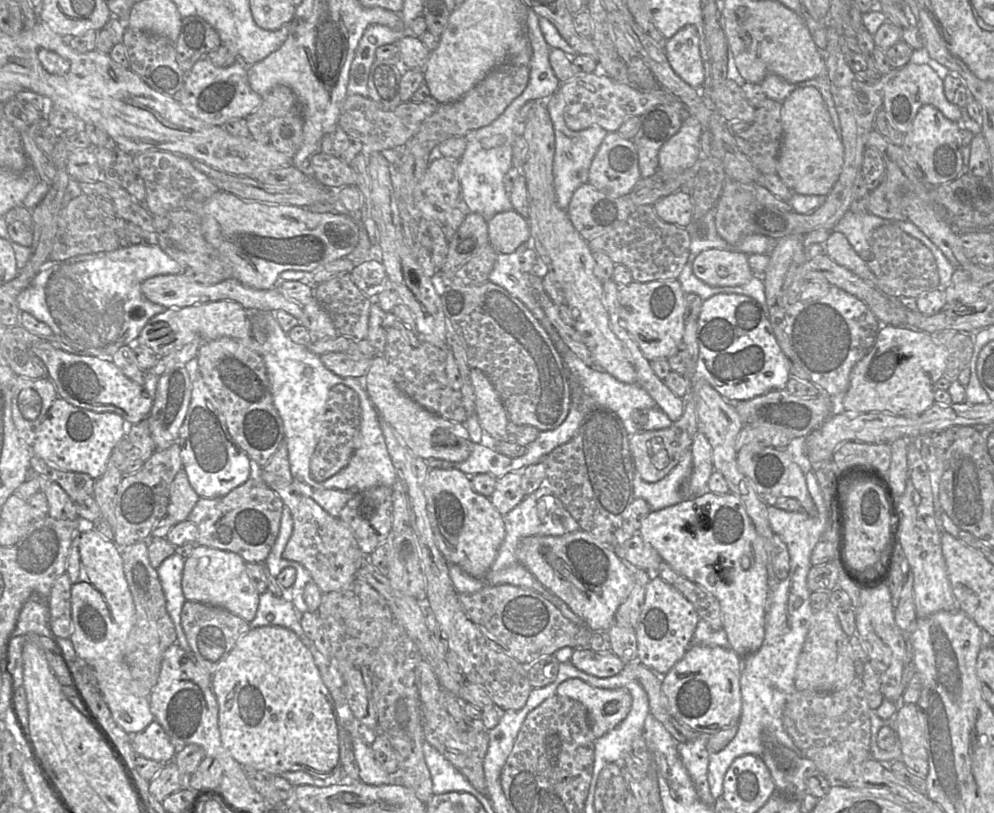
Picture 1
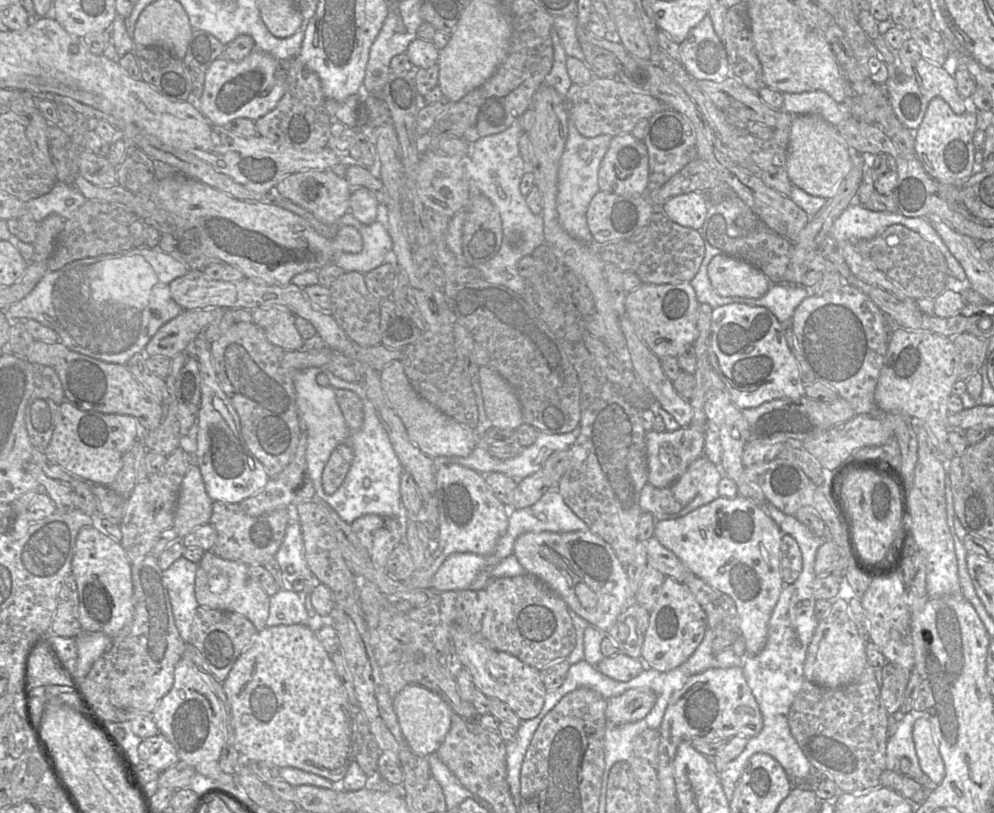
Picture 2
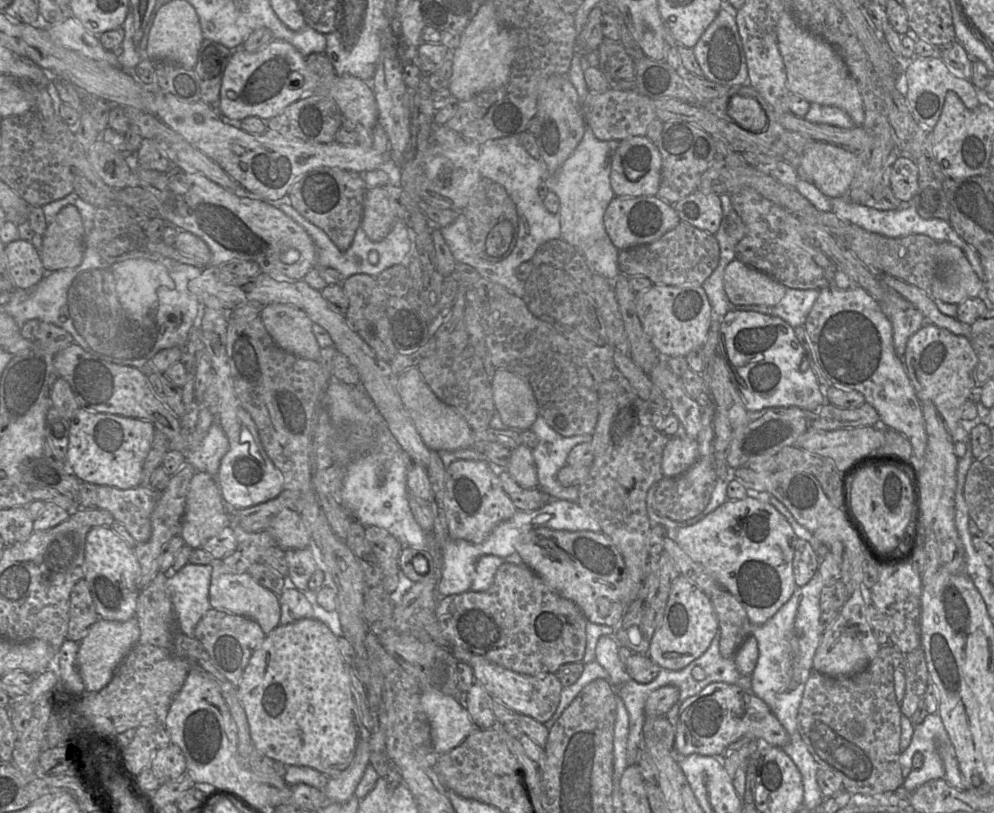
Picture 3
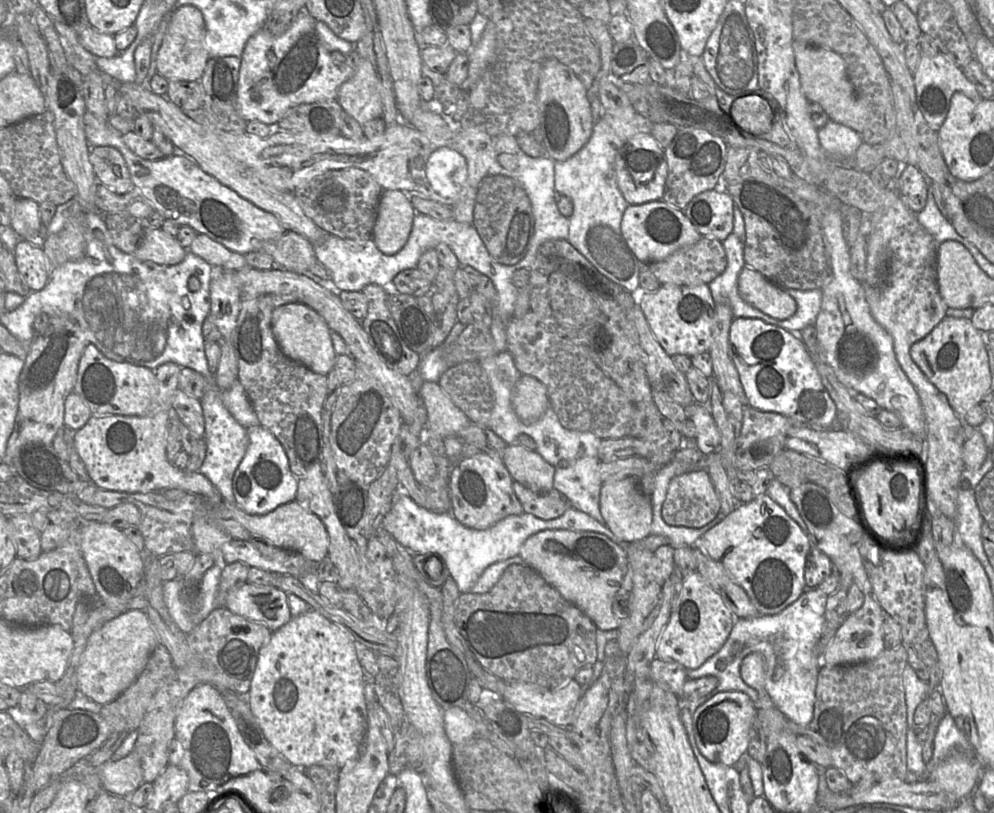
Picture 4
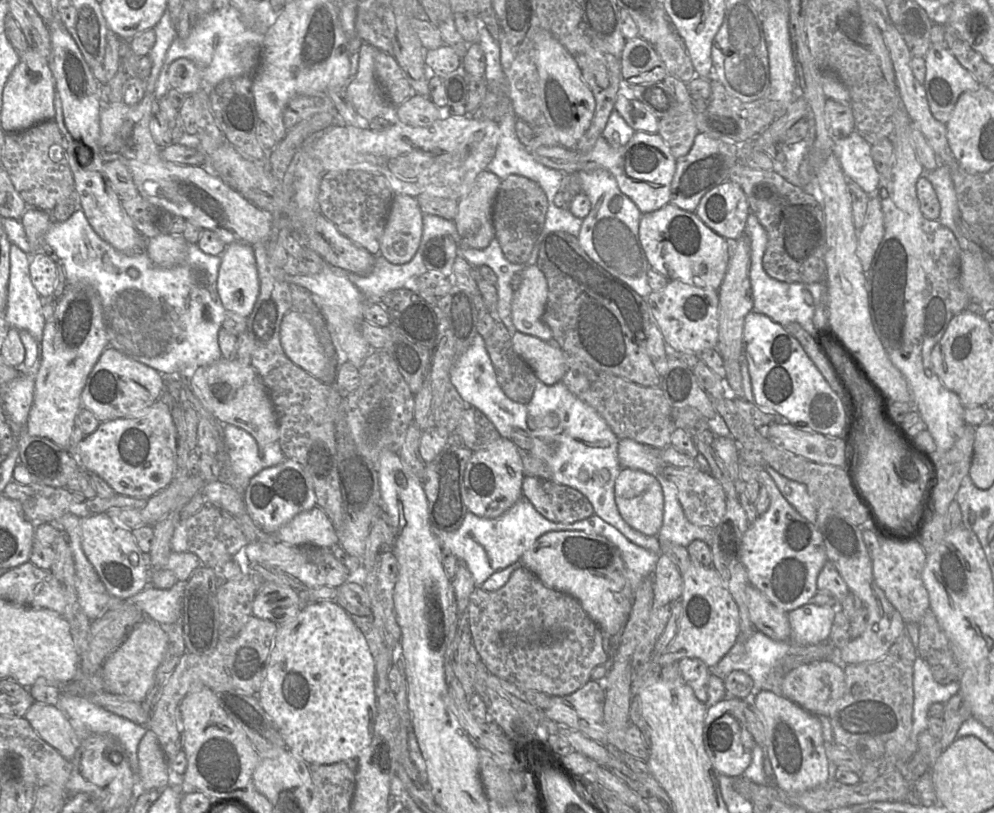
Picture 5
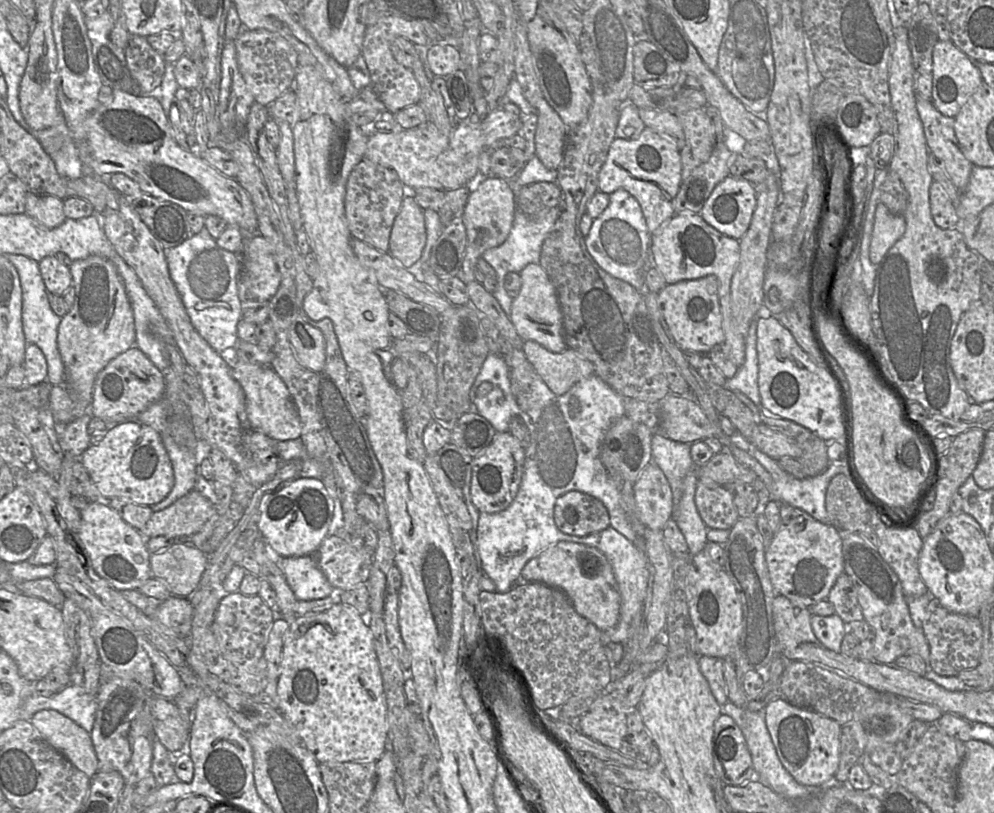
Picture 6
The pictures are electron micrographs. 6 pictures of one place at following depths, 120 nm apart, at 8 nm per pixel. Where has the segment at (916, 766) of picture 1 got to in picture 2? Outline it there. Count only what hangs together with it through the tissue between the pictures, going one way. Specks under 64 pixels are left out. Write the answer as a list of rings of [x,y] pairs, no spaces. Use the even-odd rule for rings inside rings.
[[[921,717],[915,721],[912,738],[921,770],[933,783],[940,784],[945,775],[945,767],[927,719]]]

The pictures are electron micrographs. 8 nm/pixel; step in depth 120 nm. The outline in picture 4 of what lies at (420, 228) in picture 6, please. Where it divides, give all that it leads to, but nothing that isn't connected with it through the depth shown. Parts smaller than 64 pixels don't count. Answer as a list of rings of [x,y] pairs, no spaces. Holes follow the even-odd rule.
[[[384,190],[377,206],[372,240],[385,255],[394,255],[406,244],[416,215],[410,195]]]

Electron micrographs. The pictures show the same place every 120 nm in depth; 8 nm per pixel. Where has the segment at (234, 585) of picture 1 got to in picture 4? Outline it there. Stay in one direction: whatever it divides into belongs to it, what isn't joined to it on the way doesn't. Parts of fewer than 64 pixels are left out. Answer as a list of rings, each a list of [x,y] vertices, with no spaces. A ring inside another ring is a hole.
[[[245,582],[229,591],[223,606],[274,632],[292,619],[287,595],[273,585],[257,586]]]

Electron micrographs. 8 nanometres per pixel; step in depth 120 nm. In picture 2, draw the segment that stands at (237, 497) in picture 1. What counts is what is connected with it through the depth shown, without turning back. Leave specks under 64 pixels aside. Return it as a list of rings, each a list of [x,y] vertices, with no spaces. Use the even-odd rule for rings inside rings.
[[[214,501],[209,524],[216,530],[217,540],[211,551],[222,559],[240,561],[247,566],[264,564],[277,553],[289,522],[288,508],[252,517],[244,513],[239,504]]]

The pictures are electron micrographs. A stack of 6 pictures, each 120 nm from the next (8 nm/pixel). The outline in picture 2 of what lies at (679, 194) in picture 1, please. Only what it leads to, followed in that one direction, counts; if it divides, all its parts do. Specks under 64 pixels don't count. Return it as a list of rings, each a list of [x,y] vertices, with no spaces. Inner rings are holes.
[[[691,192],[667,200],[659,209],[678,225],[700,230],[705,224],[709,208],[705,193]]]

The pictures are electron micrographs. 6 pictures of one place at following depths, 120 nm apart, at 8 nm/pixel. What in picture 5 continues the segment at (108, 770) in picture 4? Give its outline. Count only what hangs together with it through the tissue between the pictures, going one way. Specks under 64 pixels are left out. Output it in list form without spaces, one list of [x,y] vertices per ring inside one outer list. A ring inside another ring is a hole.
[[[147,730],[138,746],[139,790],[163,789],[168,785],[181,789],[181,777],[174,776],[157,736]]]

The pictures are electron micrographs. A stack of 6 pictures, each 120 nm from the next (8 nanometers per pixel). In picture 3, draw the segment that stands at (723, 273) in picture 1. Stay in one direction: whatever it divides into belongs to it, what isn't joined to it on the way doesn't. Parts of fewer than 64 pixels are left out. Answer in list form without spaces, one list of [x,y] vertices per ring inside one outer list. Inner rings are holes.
[[[736,259],[726,266],[723,285],[734,305],[775,306],[783,299],[787,289],[765,273]]]

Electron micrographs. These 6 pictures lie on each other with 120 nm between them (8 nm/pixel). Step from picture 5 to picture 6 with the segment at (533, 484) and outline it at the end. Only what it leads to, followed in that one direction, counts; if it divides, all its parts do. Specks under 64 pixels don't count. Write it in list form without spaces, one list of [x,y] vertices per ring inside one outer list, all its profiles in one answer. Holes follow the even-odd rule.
[[[578,491],[567,492],[556,500],[554,521],[561,532],[578,537],[610,527],[609,513],[604,504]]]

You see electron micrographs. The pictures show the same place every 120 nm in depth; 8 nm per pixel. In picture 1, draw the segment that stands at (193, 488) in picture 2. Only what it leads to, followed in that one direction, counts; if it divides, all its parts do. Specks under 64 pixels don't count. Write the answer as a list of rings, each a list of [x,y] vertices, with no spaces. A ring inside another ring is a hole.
[[[184,469],[179,470],[171,484],[168,517],[177,523],[188,520],[200,496],[192,488]]]

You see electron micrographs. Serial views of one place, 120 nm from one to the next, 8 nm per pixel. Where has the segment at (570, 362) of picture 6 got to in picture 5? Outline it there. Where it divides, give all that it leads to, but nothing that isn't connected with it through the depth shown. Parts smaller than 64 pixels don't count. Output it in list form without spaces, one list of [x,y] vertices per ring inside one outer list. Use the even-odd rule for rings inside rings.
[[[518,331],[512,335],[511,342],[514,351],[530,366],[541,382],[549,386],[561,382],[567,371],[567,359],[558,345]]]

